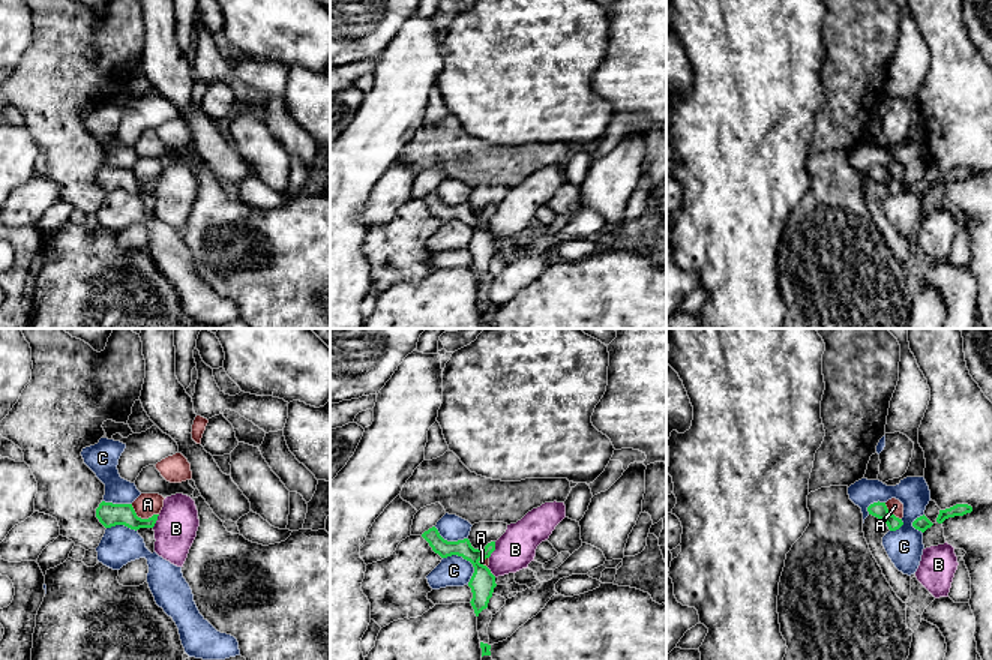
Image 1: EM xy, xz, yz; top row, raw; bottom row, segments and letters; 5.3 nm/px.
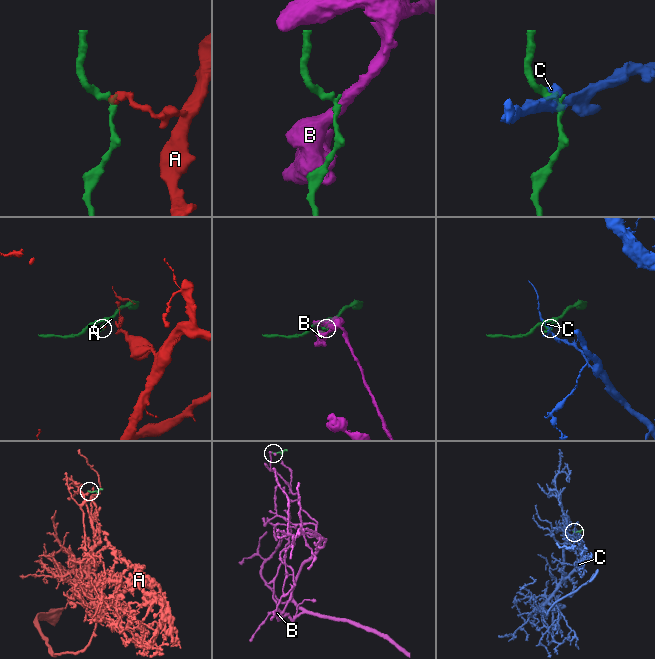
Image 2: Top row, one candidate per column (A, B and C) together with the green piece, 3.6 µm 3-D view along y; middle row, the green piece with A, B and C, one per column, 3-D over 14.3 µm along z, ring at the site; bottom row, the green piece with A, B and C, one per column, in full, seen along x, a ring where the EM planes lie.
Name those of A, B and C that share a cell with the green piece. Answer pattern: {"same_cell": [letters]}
{"same_cell": []}

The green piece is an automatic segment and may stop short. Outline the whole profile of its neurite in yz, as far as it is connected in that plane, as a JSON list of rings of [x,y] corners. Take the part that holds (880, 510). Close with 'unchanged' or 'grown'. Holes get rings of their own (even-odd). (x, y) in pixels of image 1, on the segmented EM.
[[[873,502],[867,507],[869,514],[884,520],[888,526],[890,531],[896,531],[899,530],[903,522],[902,519],[896,518],[894,514],[891,514],[885,506],[885,502]]]; unchanged

